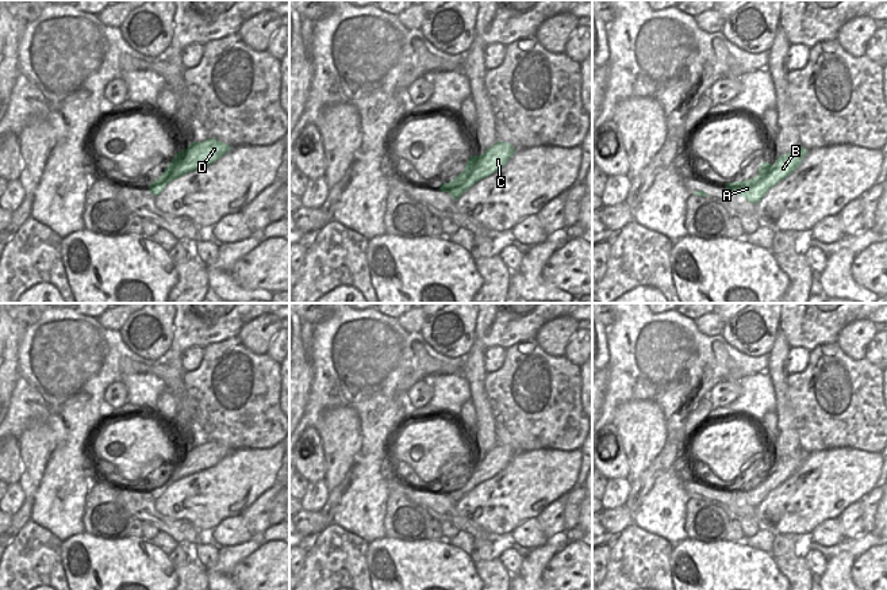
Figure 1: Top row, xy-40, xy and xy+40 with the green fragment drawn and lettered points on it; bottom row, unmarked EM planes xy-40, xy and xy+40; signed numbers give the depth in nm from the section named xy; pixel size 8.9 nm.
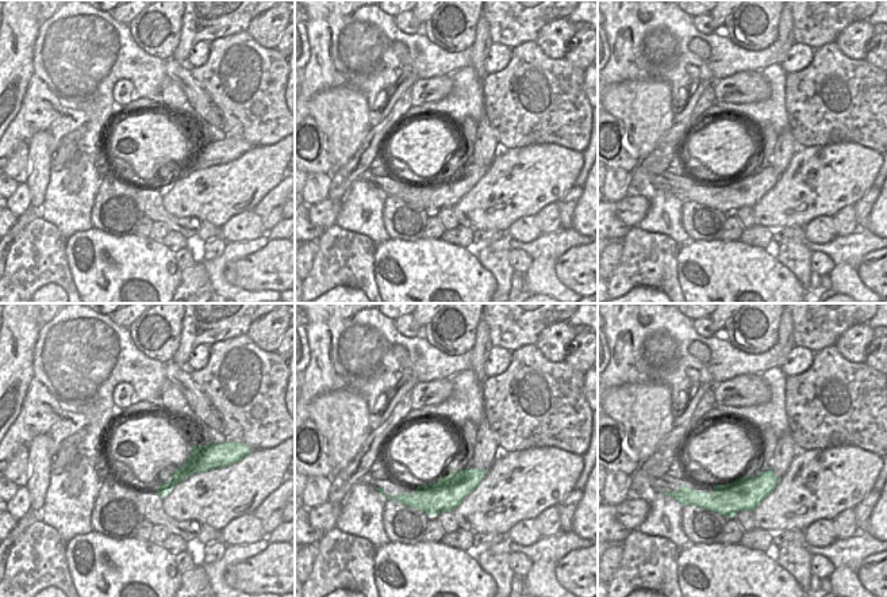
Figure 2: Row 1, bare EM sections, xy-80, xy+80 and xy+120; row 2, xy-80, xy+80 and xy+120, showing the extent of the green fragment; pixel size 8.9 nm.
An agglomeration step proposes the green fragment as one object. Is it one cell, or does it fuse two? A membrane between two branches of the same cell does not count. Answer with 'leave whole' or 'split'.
leave whole

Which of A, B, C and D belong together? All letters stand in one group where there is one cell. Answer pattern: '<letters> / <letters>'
A B C D

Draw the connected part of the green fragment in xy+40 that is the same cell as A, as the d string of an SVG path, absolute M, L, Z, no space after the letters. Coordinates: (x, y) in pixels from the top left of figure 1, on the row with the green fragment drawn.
M798 146L790 153L780 156L773 165L763 162L756 177L737 183L726 183L726 188L734 191L736 195L741 195L749 203L756 204L772 187L790 176L800 165L807 153L809 150Z

